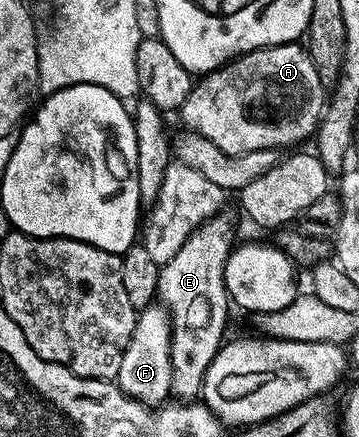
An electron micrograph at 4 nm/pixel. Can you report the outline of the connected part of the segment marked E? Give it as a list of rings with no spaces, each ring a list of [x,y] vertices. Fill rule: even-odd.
[[[218,212],[207,219],[191,236],[187,236],[187,244],[167,260],[167,264],[160,267],[156,297],[160,305],[169,312],[171,324],[171,388],[170,395],[177,400],[193,400],[201,393],[201,386],[205,382],[205,373],[215,360],[215,356],[226,341],[225,321],[229,318],[231,301],[224,284],[224,266],[231,250],[235,246],[233,237],[237,234],[237,222],[226,212]]]

